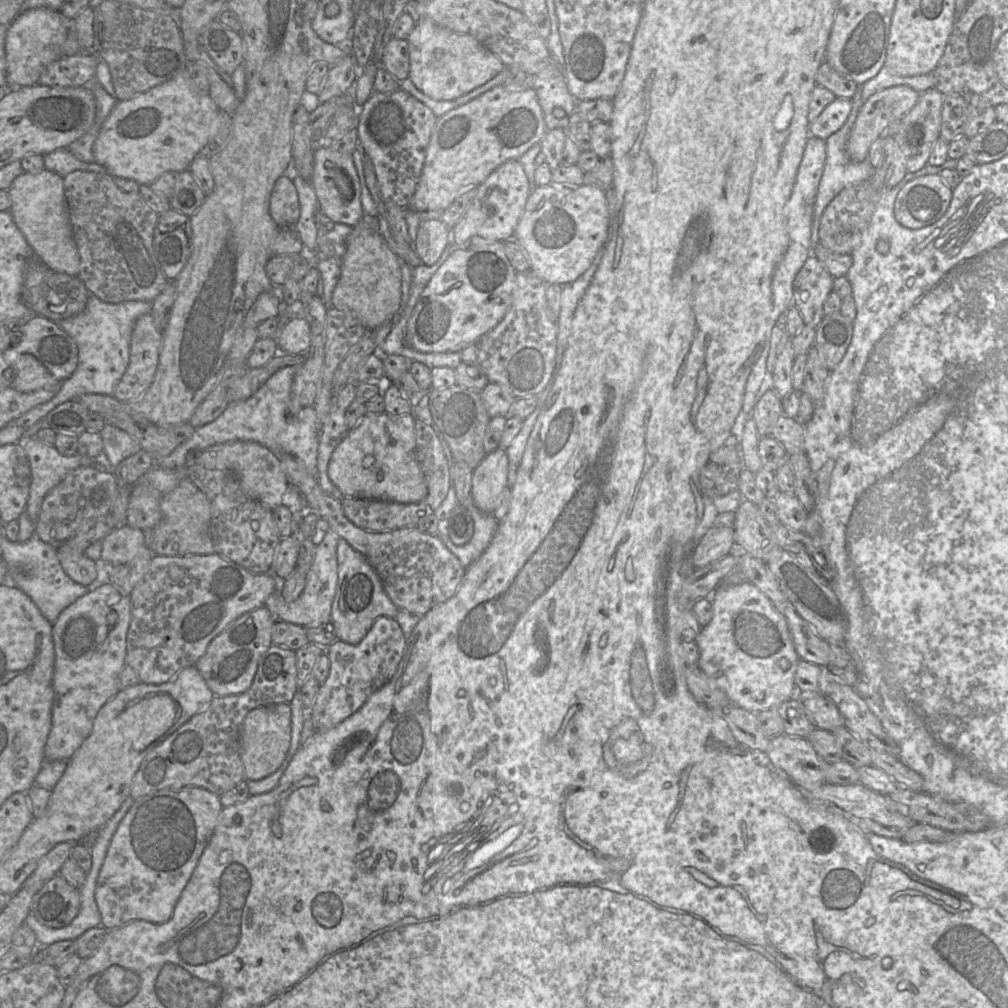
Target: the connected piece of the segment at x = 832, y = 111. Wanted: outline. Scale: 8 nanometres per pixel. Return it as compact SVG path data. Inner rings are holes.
M836 97L836 99L831 102L814 121L810 123L810 135L821 138L825 141L844 125L851 110L851 99Z

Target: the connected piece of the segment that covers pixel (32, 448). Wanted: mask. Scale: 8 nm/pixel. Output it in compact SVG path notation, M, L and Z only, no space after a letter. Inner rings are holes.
M35 437L21 440L30 463L32 481L25 511L36 525L42 502L47 493L72 470L85 465L94 465L91 458L80 454L64 456L54 445L46 444Z

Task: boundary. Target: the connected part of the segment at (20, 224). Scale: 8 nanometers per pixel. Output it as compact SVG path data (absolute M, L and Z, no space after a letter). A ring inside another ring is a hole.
M43 169L38 173L24 171L14 179L8 189L8 193L11 199L9 212L16 226L32 248L35 256L54 272L78 276L80 270L80 257L73 238L67 200L64 194L63 178L47 169Z

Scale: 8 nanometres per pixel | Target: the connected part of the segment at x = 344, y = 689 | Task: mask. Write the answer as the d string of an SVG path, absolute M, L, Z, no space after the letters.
M380 616L358 644L335 640L325 648L330 660L330 671L325 682L320 685L314 704L307 711L317 731L327 731L342 723L392 679L403 658L406 639L394 618Z

